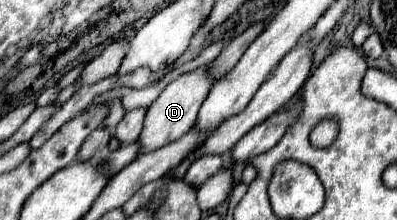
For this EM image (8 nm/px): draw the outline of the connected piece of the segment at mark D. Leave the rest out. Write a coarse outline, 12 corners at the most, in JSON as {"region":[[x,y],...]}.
{"region":[[205,67],[179,75],[151,103],[139,155],[195,125],[209,87]]}

